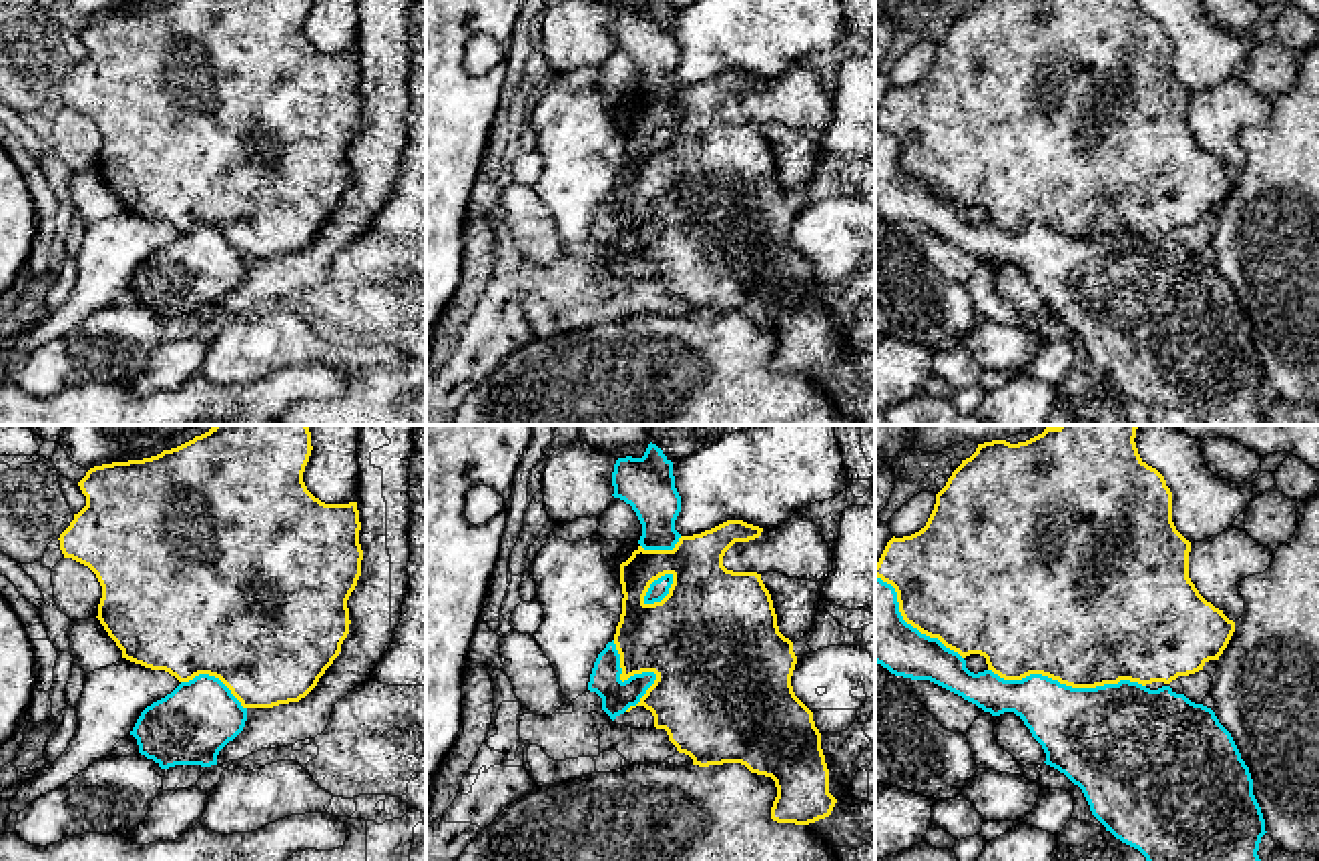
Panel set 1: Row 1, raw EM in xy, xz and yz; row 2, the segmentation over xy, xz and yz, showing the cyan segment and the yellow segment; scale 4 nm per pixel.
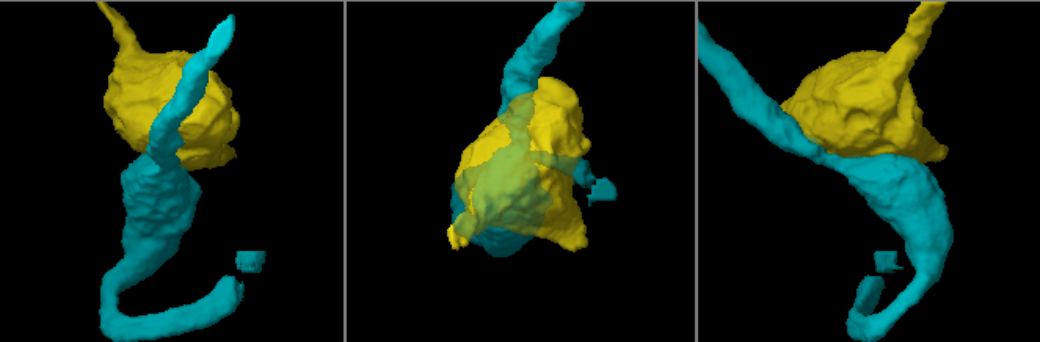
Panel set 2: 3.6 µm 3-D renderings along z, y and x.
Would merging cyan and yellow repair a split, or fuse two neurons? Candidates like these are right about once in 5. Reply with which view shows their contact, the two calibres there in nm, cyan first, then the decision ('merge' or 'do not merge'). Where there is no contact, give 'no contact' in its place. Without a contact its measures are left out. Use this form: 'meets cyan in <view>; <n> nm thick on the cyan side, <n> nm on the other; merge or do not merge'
meets cyan in yz; 400 nm thick on the cyan side, 480 nm on the other; do not merge

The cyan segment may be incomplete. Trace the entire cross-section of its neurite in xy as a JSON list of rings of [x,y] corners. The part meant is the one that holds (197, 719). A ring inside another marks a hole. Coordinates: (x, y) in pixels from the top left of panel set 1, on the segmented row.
[[[199,674],[147,706],[130,735],[161,769],[217,765],[219,751],[245,727],[247,708],[215,676]]]

